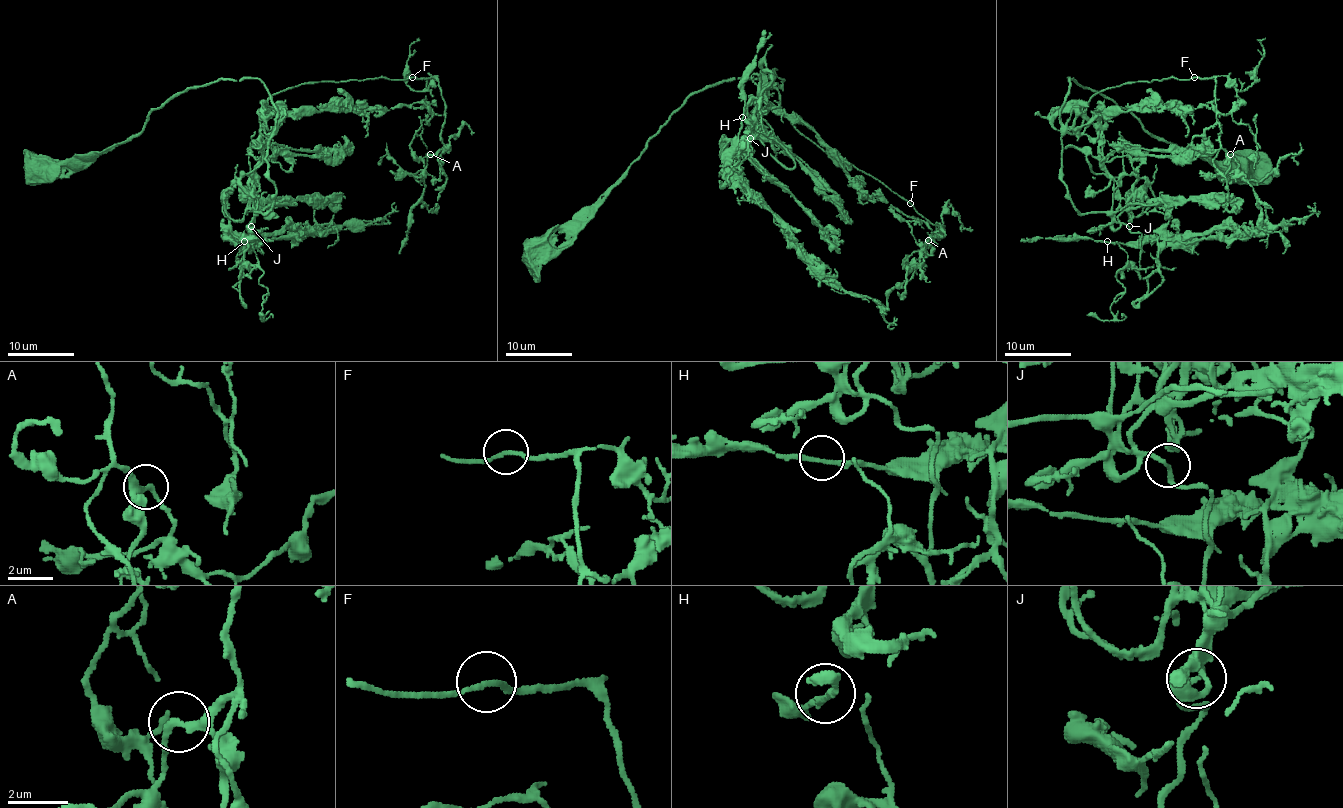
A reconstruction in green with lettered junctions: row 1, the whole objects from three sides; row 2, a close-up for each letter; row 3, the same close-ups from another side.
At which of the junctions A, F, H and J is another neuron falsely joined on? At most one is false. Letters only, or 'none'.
none

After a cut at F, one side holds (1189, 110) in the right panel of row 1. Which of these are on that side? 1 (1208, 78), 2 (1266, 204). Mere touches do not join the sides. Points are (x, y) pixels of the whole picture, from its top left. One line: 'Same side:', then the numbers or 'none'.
Same side: none

